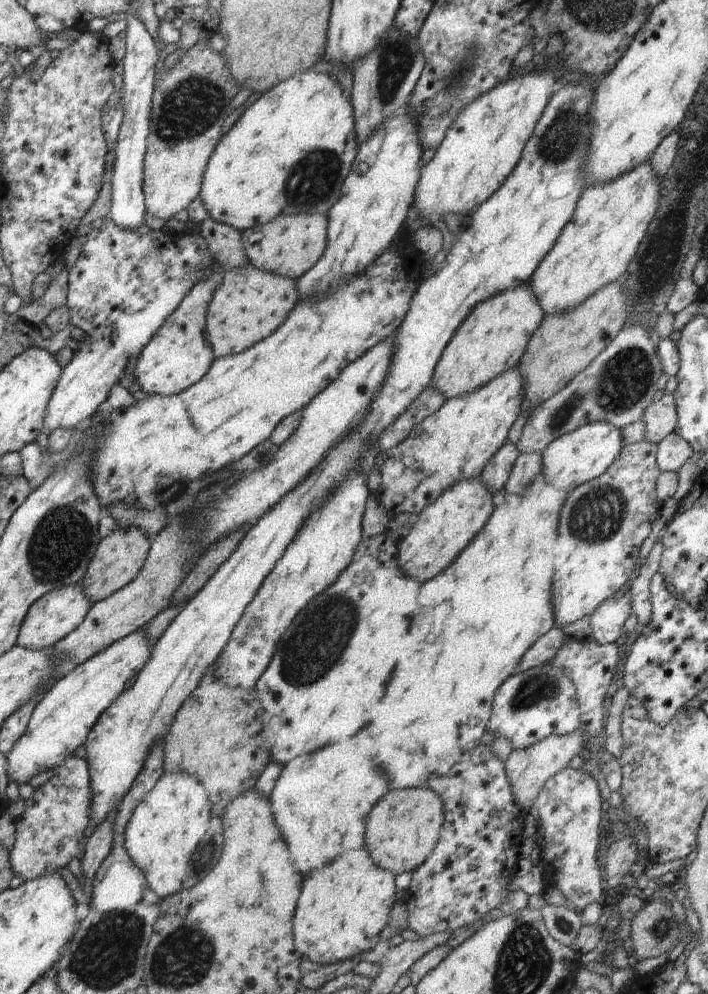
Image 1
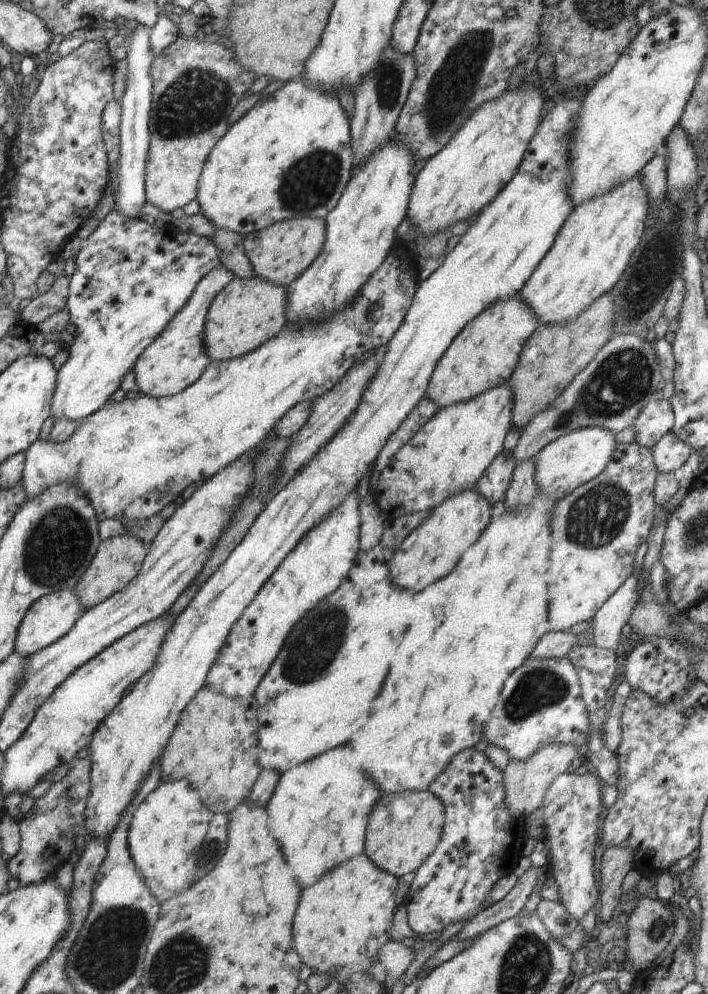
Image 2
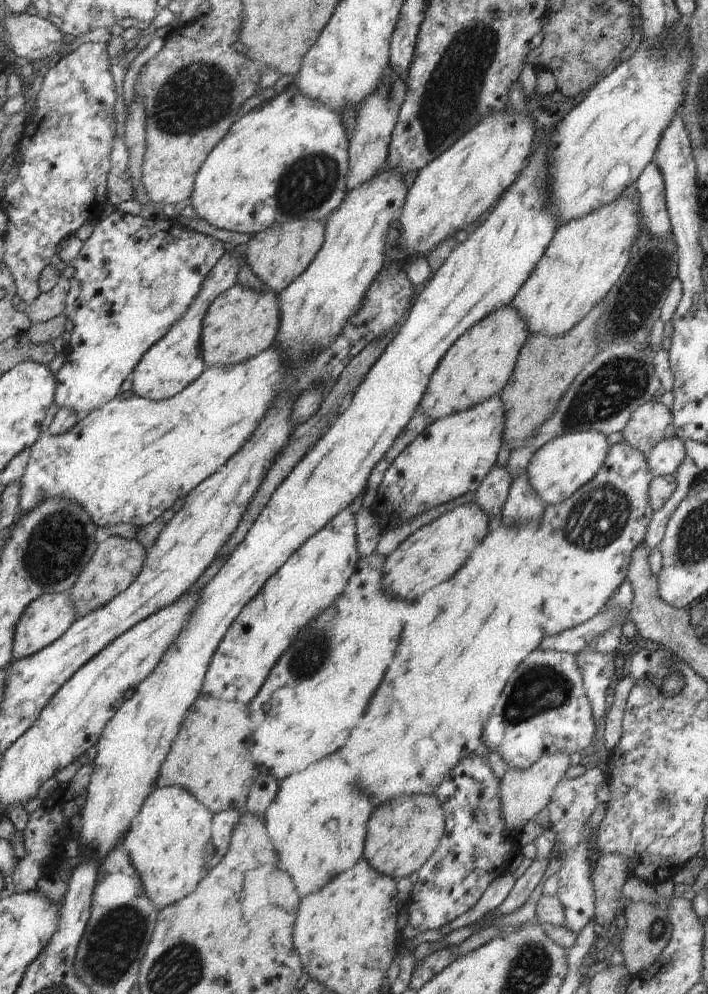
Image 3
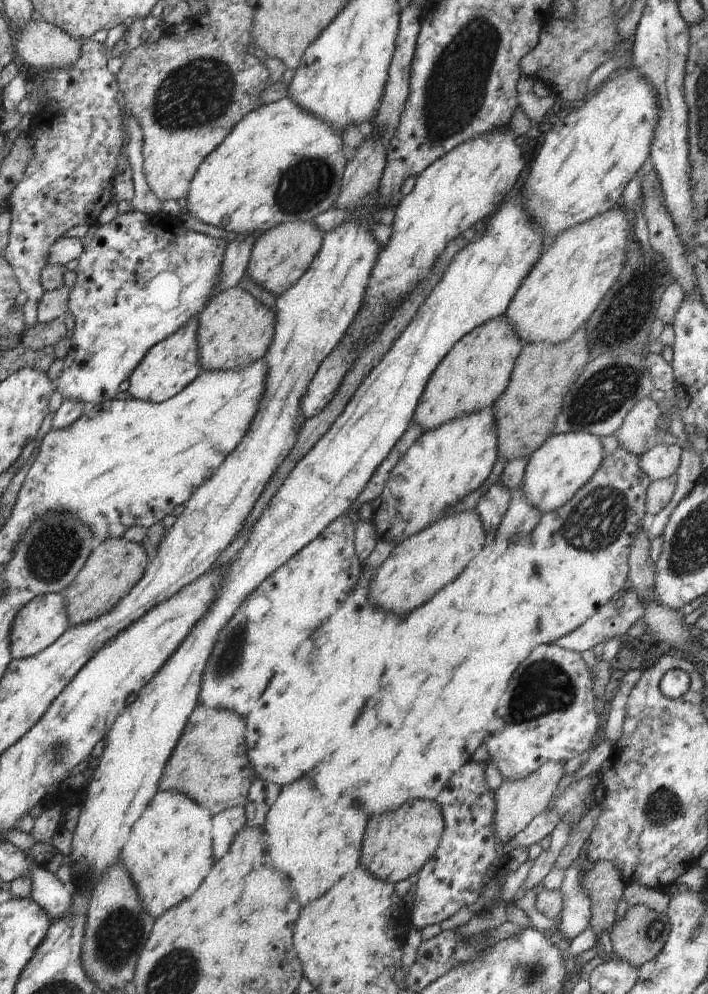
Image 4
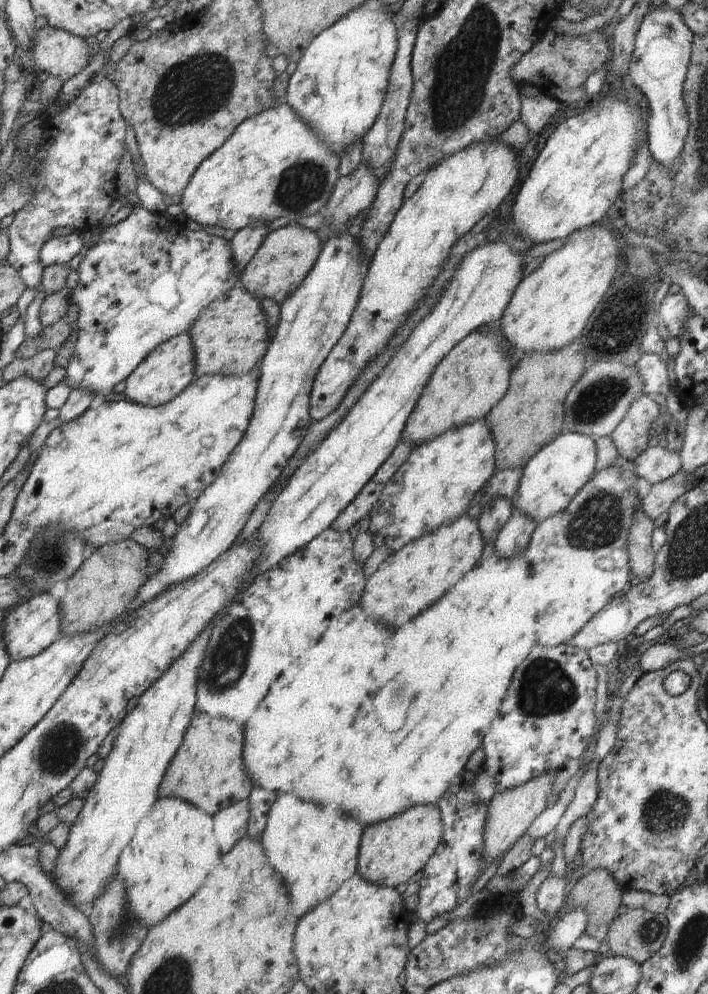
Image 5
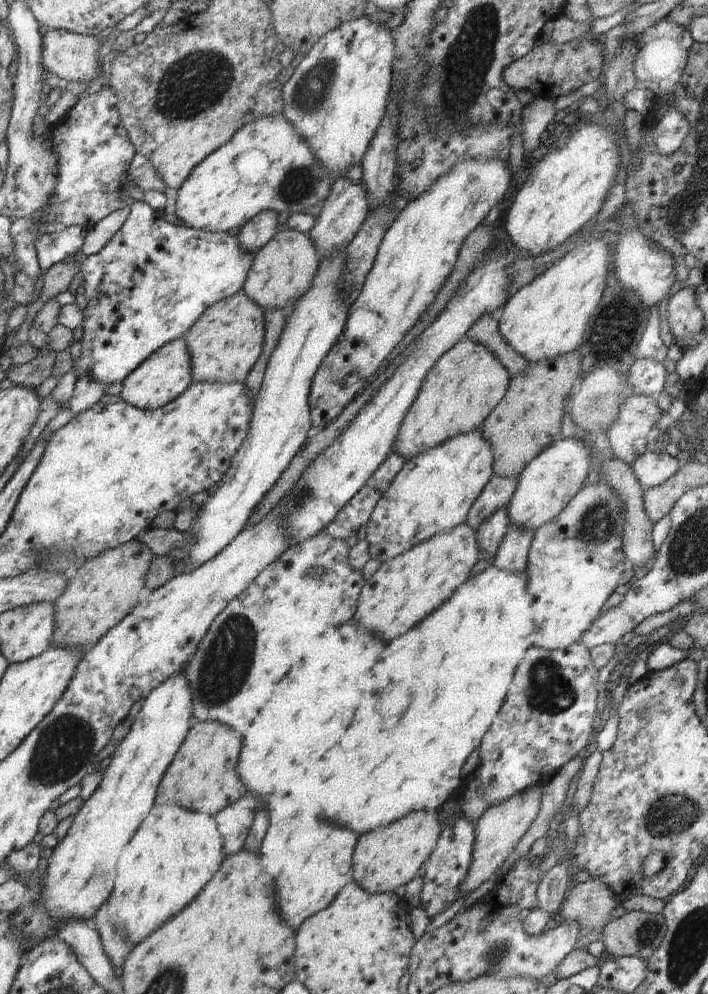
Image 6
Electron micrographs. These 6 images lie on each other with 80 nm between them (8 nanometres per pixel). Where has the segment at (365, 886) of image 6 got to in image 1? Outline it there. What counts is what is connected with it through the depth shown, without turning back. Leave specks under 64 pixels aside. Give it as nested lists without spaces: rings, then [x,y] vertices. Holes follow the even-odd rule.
[[[427,786],[389,790],[372,808],[366,822],[366,848],[371,859],[394,876],[403,872],[413,872],[431,855],[436,846],[444,822],[443,808],[444,803],[440,796]]]

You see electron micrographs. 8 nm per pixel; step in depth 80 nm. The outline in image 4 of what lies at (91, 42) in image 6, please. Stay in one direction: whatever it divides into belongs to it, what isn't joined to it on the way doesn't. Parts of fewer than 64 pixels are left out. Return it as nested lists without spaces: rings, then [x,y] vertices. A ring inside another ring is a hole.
[[[30,20],[23,29],[18,29],[18,32],[12,32],[14,39],[17,40],[16,44],[18,44],[15,47],[18,63],[26,63],[26,67],[46,69],[47,71],[52,69],[69,69],[75,65],[81,55],[81,40],[75,39],[61,28],[46,21]]]

